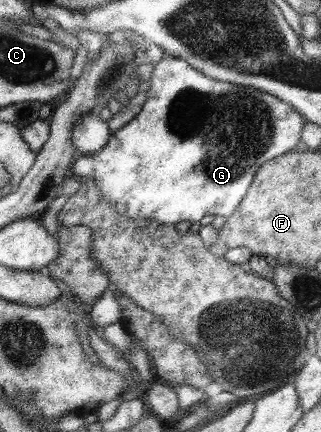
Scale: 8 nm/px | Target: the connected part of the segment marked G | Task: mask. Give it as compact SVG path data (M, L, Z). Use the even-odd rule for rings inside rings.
M164 55L164 57L155 63L153 72L148 79L149 89L147 89L147 97L141 105L139 113L128 121L125 126L111 134L111 137L105 142L105 145L97 152L91 155L76 155L71 163L70 176L77 178L80 181L91 180L97 188L99 197L108 201L119 215L125 219L147 219L158 224L175 225L181 221L188 221L195 227L201 217L205 215L214 215L215 217L229 217L230 213L235 211L237 204L245 195L255 169L263 163L275 159L281 154L293 150L297 142L300 140L300 133L302 132L305 120L301 117L298 111L289 107L289 105L278 101L275 97L260 90L252 89L246 86L239 86L236 84L229 84L225 81L215 81L213 78L205 77L205 74L199 73L187 62L180 58Z

